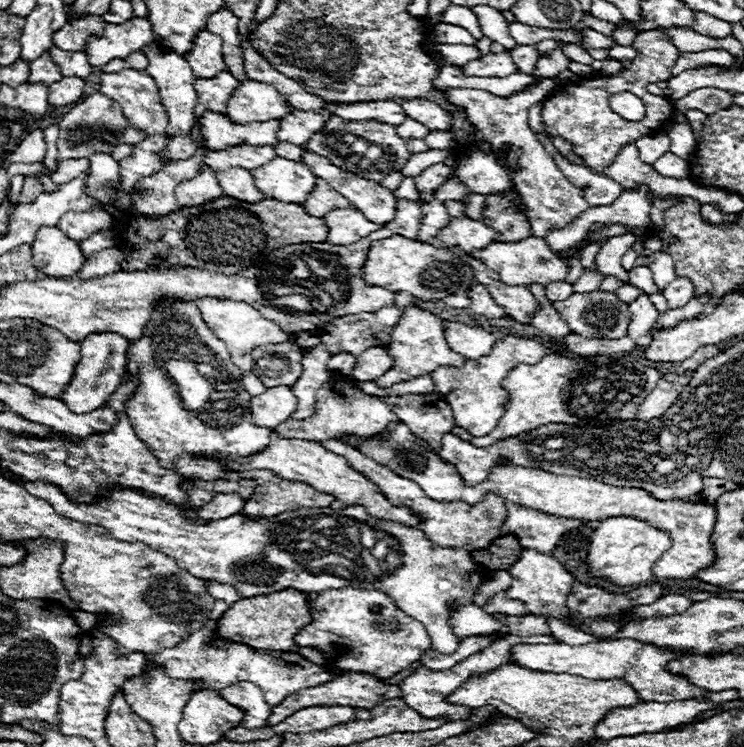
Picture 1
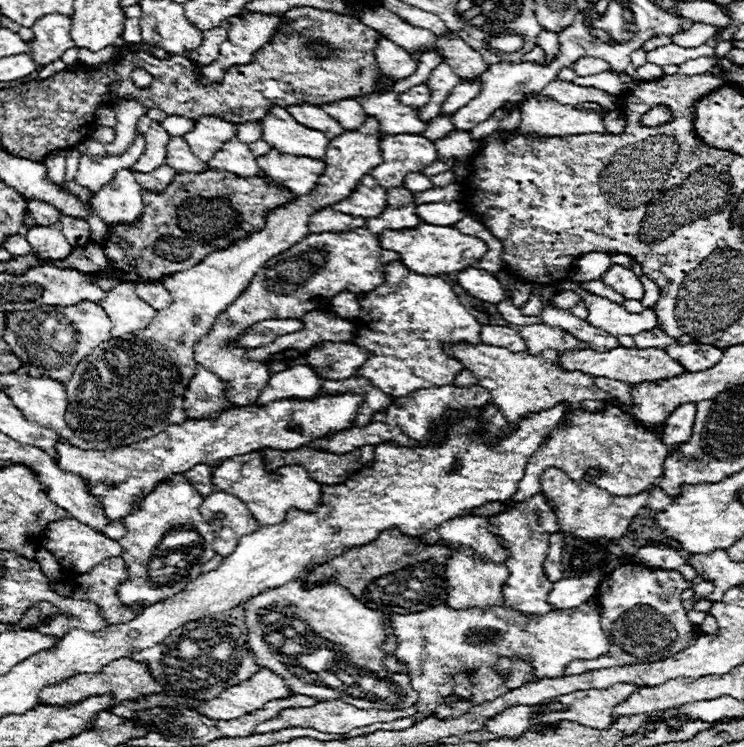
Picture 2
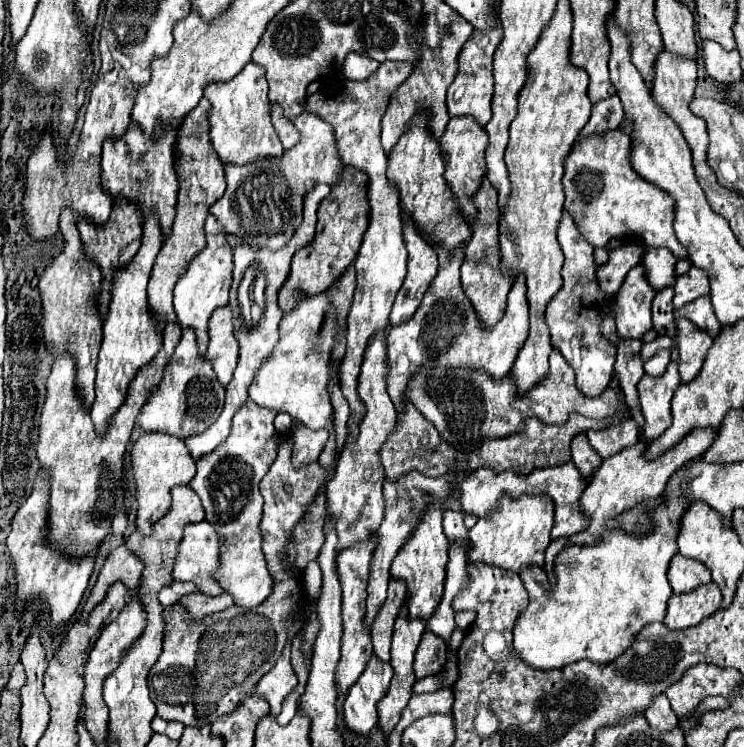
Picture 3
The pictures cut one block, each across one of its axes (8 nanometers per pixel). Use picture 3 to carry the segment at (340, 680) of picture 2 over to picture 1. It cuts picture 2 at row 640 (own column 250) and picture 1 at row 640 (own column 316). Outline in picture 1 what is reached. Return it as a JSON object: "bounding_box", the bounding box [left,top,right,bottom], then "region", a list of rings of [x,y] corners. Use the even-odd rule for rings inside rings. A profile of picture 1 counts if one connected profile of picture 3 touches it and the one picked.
{"bounding_box":[150,602,334,706],"region":[[[216,602],[212,606],[212,612],[208,614],[208,620],[202,624],[202,630],[198,630],[198,634],[190,634],[190,638],[186,638],[186,642],[182,642],[176,648],[162,650],[160,654],[156,654],[150,660],[150,664],[162,666],[170,678],[200,680],[202,690],[222,690],[230,684],[248,680],[264,692],[264,698],[270,706],[278,706],[278,702],[282,702],[282,698],[286,698],[286,696],[290,696],[302,688],[320,686],[322,682],[330,682],[334,678],[334,674],[328,668],[316,666],[296,652],[254,650],[254,648],[244,646],[244,644],[222,644],[222,642],[218,646],[208,646],[208,642],[216,630],[218,618],[228,608],[230,608],[228,602]]]}

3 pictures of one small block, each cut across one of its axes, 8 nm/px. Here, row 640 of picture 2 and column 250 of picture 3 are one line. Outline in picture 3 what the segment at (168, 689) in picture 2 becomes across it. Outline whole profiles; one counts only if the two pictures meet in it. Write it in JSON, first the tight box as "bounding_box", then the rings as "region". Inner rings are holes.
{"bounding_box":[210,112,342,248],"region":[[[306,112],[294,124],[300,130],[300,142],[286,150],[282,158],[258,158],[250,166],[226,166],[226,192],[210,208],[210,214],[222,224],[226,234],[240,238],[248,246],[282,248],[302,222],[304,194],[316,182],[334,184],[340,178],[342,162],[336,152],[332,126]]]}

